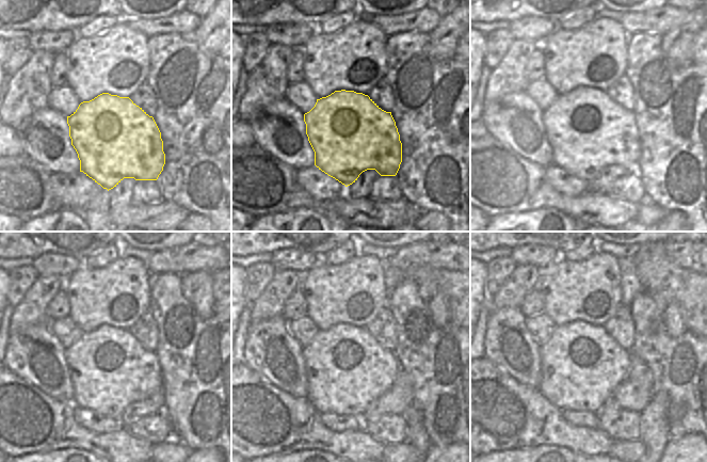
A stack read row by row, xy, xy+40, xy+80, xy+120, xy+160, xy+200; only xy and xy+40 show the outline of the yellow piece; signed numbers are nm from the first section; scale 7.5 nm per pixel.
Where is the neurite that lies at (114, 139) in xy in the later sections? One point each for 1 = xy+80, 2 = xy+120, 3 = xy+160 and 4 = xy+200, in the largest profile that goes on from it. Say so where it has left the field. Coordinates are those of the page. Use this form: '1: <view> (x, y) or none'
1: xy+80 (587, 130)
2: xy+120 (109, 368)
3: xy+160 (347, 368)
4: xy+200 (580, 365)

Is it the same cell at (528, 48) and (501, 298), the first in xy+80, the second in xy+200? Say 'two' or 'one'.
one

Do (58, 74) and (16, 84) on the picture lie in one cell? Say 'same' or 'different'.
different

